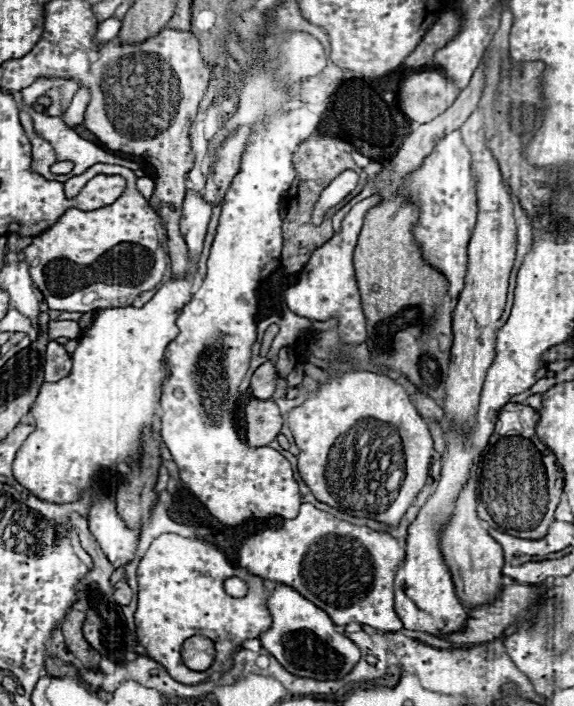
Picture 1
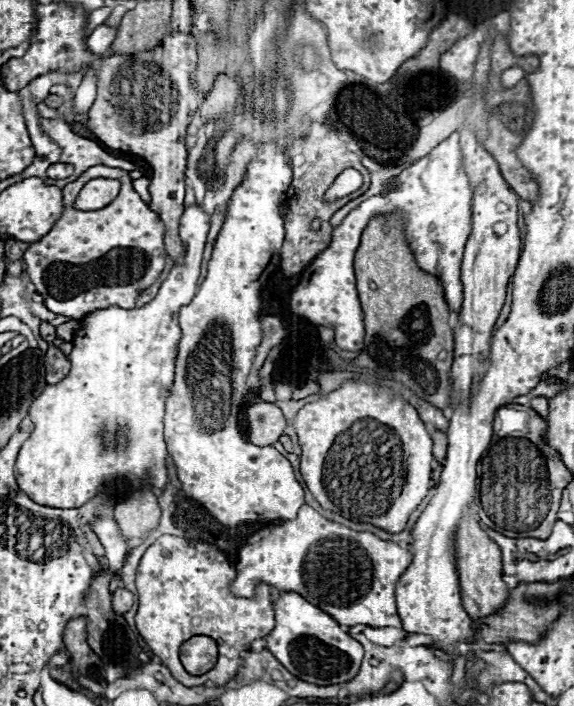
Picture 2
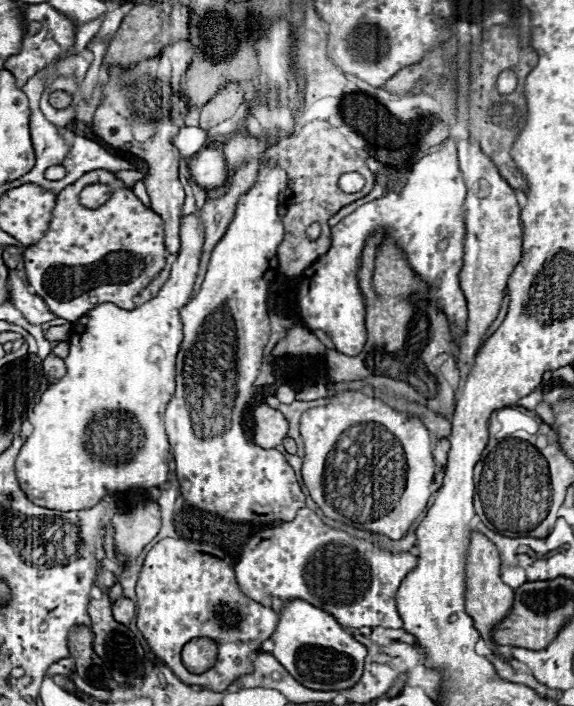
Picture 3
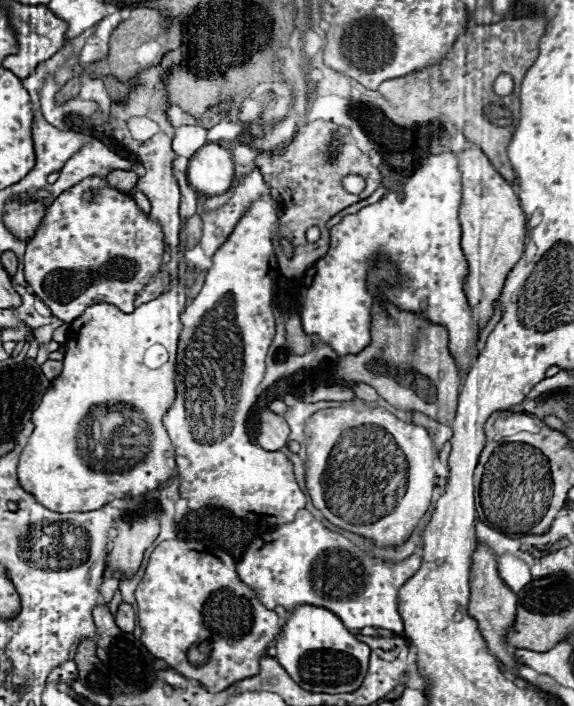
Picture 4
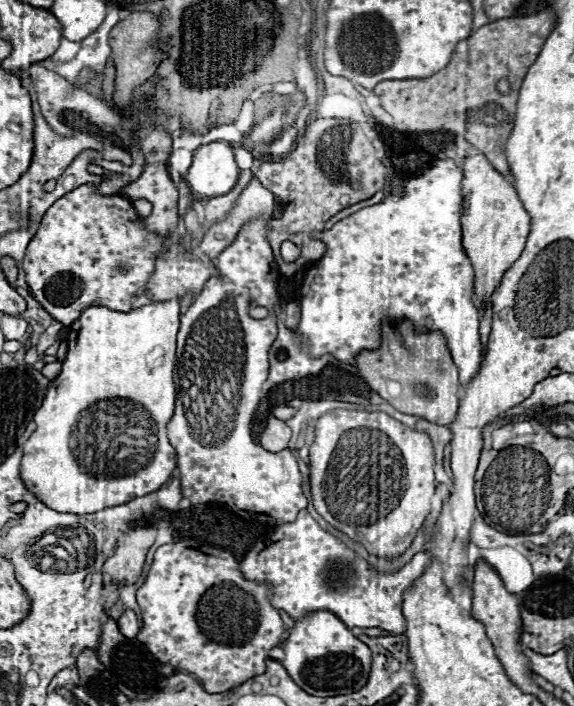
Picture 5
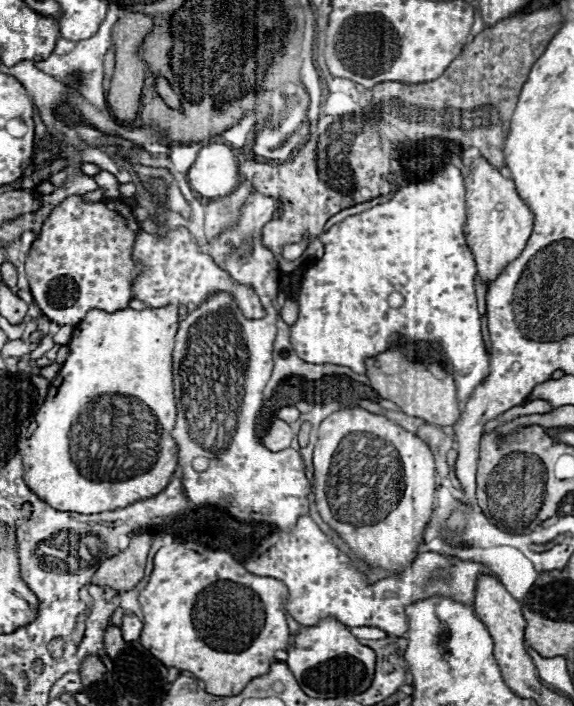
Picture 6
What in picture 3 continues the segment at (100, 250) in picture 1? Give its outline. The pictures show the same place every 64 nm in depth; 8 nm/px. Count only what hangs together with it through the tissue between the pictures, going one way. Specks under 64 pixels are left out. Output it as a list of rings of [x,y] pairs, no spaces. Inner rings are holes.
[[[92,170],[58,194],[46,234],[36,244],[30,244],[24,250],[24,272],[28,284],[48,304],[52,314],[68,322],[76,322],[76,318],[84,316],[88,310],[92,310],[92,306],[104,302],[112,302],[124,310],[134,310],[134,296],[138,296],[164,268],[164,254],[164,224],[160,216],[144,208],[134,192],[128,190],[120,180],[116,180],[112,172]],[[88,184],[106,184],[112,188],[110,198],[100,208],[84,208],[78,202],[82,188]]]

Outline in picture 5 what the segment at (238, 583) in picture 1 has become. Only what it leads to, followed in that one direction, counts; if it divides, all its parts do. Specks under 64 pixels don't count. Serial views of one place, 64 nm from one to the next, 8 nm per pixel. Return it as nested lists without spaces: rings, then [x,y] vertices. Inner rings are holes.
[[[302,510],[296,522],[276,528],[262,540],[262,548],[252,548],[240,562],[240,570],[248,580],[272,582],[272,604],[286,610],[294,620],[310,612],[328,610],[336,614],[348,628],[382,628],[394,636],[404,634],[406,620],[402,616],[402,596],[430,566],[432,556],[418,552],[402,570],[394,574],[372,574],[374,568],[356,556],[348,546],[322,530],[316,520]]]

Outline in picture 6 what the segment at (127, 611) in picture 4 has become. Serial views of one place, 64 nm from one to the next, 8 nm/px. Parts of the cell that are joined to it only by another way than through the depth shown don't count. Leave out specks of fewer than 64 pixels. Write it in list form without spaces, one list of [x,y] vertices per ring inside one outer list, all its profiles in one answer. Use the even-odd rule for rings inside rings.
[[[126,614],[124,616],[124,624],[122,624],[120,630],[122,630],[126,642],[138,642],[140,640],[140,632],[142,632],[142,622],[134,614]]]

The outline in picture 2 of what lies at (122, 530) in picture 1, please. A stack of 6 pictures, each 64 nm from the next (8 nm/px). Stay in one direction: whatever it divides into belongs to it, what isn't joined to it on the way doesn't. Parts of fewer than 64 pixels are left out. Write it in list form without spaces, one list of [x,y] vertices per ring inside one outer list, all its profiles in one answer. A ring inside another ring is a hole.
[[[112,516],[106,518],[96,518],[92,530],[96,532],[96,536],[100,538],[104,550],[106,550],[106,558],[110,562],[110,570],[118,572],[128,556],[128,542],[122,538],[120,528],[116,526],[116,520]]]

